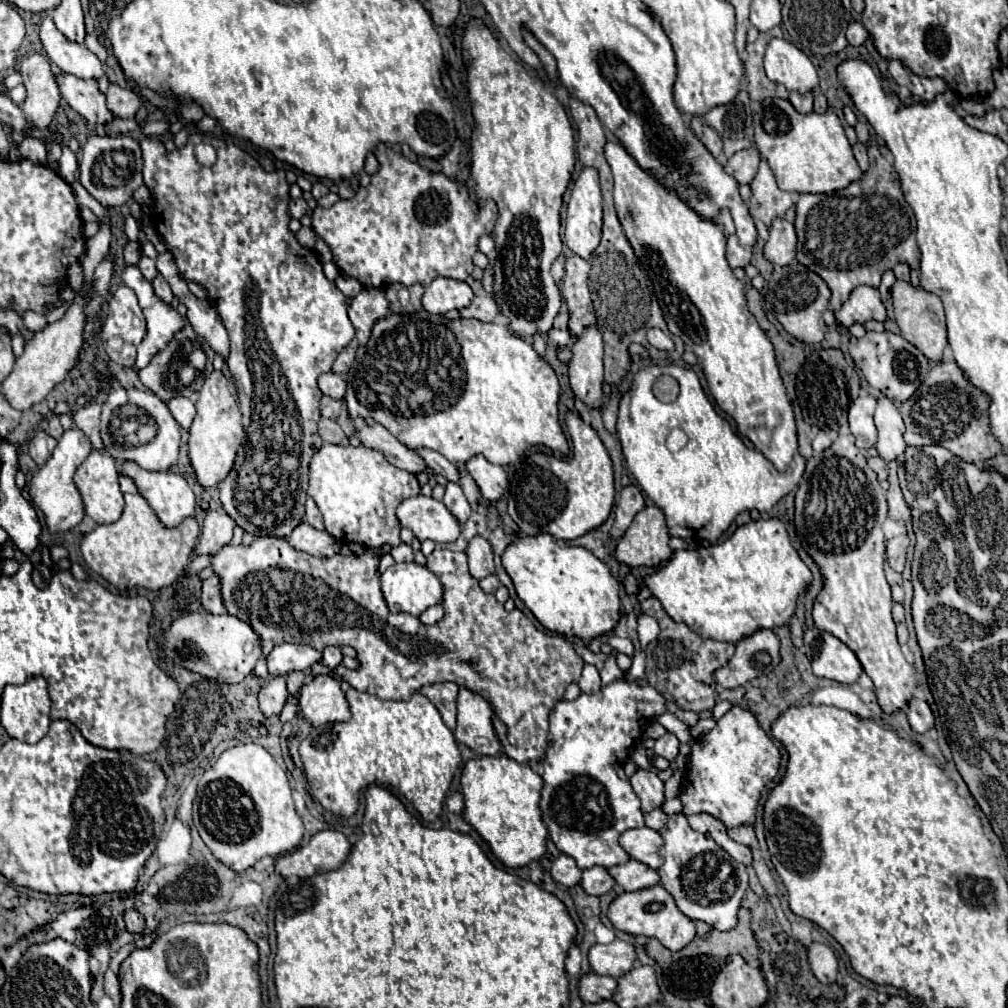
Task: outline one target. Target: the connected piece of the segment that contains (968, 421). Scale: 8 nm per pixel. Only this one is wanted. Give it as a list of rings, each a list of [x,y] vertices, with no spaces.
[[[955,361],[935,363],[925,381],[917,387],[917,393],[913,393],[913,397],[909,397],[909,401],[901,403],[899,407],[907,427],[903,437],[907,445],[941,445],[959,459],[979,465],[1001,451],[1001,445],[989,431],[987,407],[989,397],[963,377]]]

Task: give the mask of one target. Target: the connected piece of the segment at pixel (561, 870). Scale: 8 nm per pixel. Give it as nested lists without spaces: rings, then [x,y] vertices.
[[[559,855],[551,865],[551,877],[565,887],[573,887],[581,879],[581,869],[569,855]]]

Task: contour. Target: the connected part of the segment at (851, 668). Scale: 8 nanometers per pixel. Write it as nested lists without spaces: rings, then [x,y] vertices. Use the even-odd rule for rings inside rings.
[[[807,629],[803,653],[807,653],[817,677],[825,677],[841,685],[851,685],[857,683],[859,675],[863,673],[855,653],[827,631]]]

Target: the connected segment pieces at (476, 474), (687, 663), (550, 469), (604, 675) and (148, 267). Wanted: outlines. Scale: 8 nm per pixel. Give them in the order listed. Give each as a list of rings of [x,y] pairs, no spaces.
[[[475,455],[467,461],[467,471],[481,489],[481,495],[487,501],[497,501],[507,489],[507,473],[503,467],[489,463],[483,455]]]
[[[645,599],[641,603],[641,611],[657,619],[661,627],[659,637],[645,647],[645,655],[647,655],[645,675],[647,675],[649,685],[653,685],[667,701],[677,703],[679,709],[697,711],[697,713],[705,709],[713,709],[715,699],[717,699],[713,673],[719,667],[729,663],[729,659],[735,653],[735,645],[703,639],[699,633],[693,633],[685,623],[675,623],[665,613],[665,609],[661,607],[657,599],[649,599],[649,601]]]
[[[567,413],[567,429],[573,441],[569,457],[555,459],[533,453],[521,461],[511,481],[509,515],[523,535],[535,537],[537,533],[549,533],[555,539],[573,541],[603,525],[614,506],[613,467],[599,435],[585,425],[577,413]]]
[[[611,651],[609,653],[609,659],[605,661],[605,667],[599,671],[601,673],[601,681],[603,681],[603,685],[609,685],[611,681],[615,681],[615,679],[621,679],[623,677],[623,671],[617,667],[617,661],[615,661],[615,651]]]
[[[145,255],[139,259],[137,267],[141,269],[141,273],[143,273],[143,277],[145,277],[145,279],[153,279],[153,277],[157,275],[157,269],[155,269],[155,261],[153,261],[153,259],[149,259],[149,257],[145,257]]]

